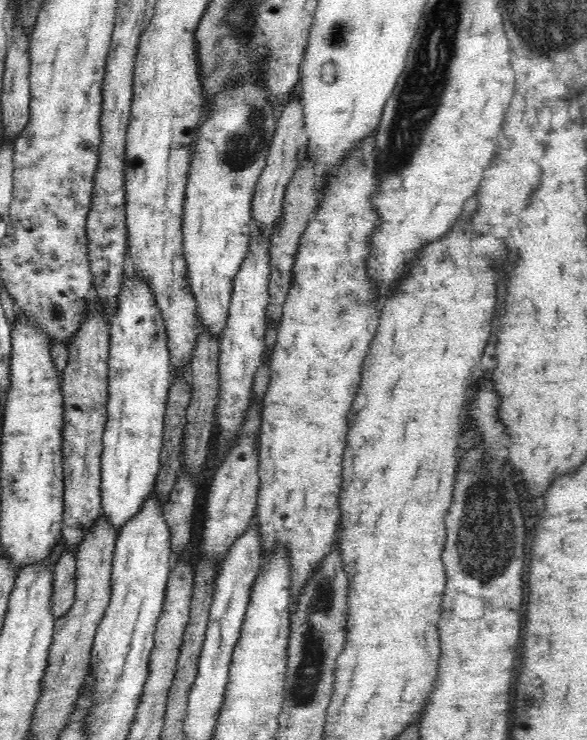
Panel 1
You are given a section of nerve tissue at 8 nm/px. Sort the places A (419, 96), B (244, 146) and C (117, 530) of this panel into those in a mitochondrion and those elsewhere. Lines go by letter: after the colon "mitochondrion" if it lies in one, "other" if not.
A: mitochondrion
B: mitochondrion
C: other

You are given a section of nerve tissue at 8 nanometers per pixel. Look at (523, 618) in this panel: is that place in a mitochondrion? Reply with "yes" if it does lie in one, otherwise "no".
no

